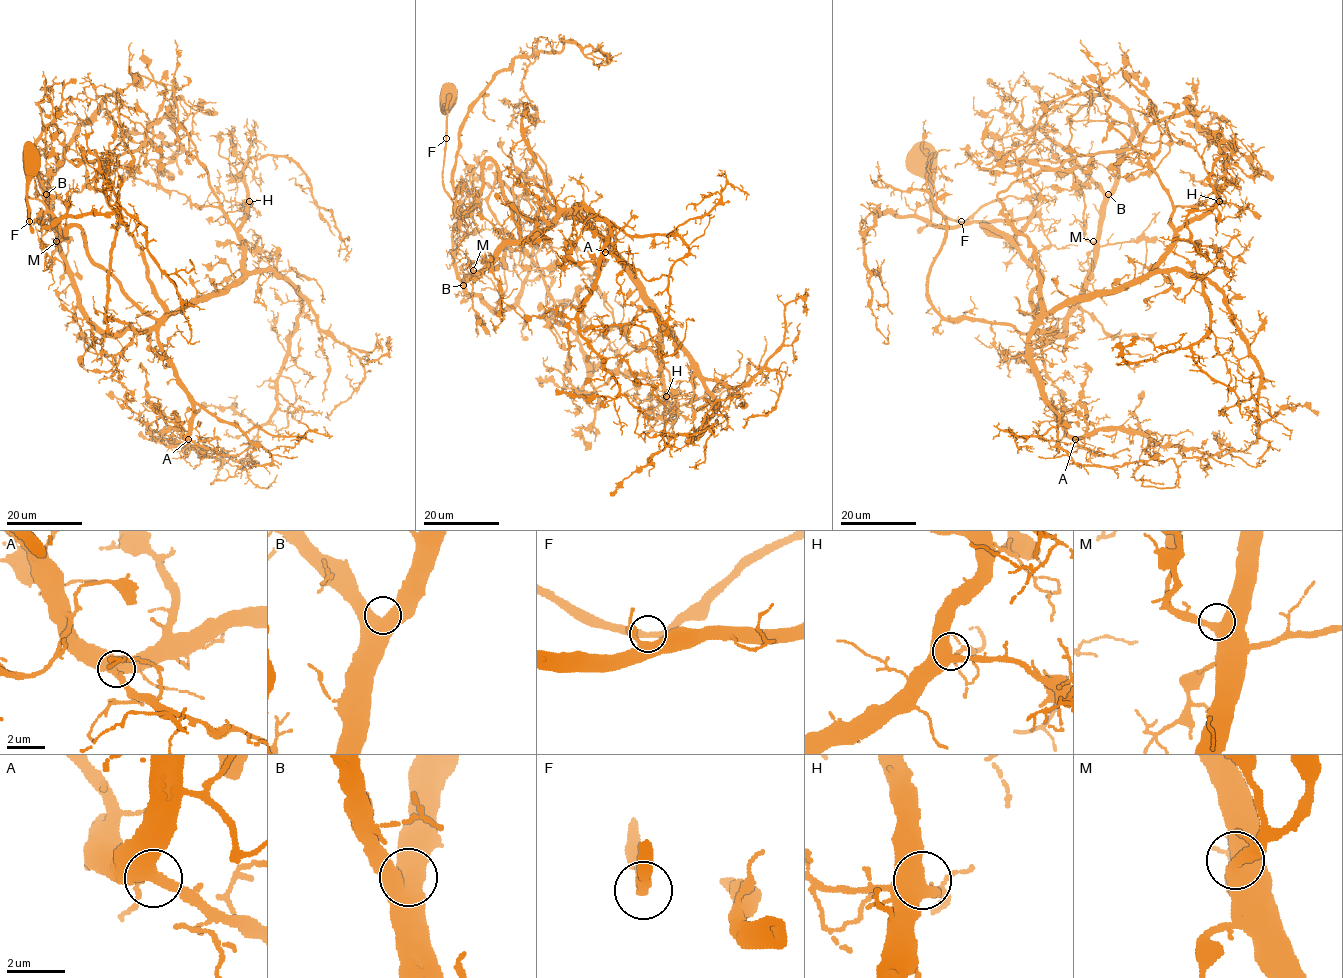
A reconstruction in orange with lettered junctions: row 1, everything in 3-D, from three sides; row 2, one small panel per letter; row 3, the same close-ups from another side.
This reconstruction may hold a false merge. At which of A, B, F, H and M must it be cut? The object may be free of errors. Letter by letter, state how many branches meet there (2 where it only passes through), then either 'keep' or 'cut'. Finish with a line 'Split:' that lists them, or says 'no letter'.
A: branches 2; keep
B: branches 2; keep
F: branches 2; keep
H: branches 2; keep
M: branches 2; keep
Split: no letter

